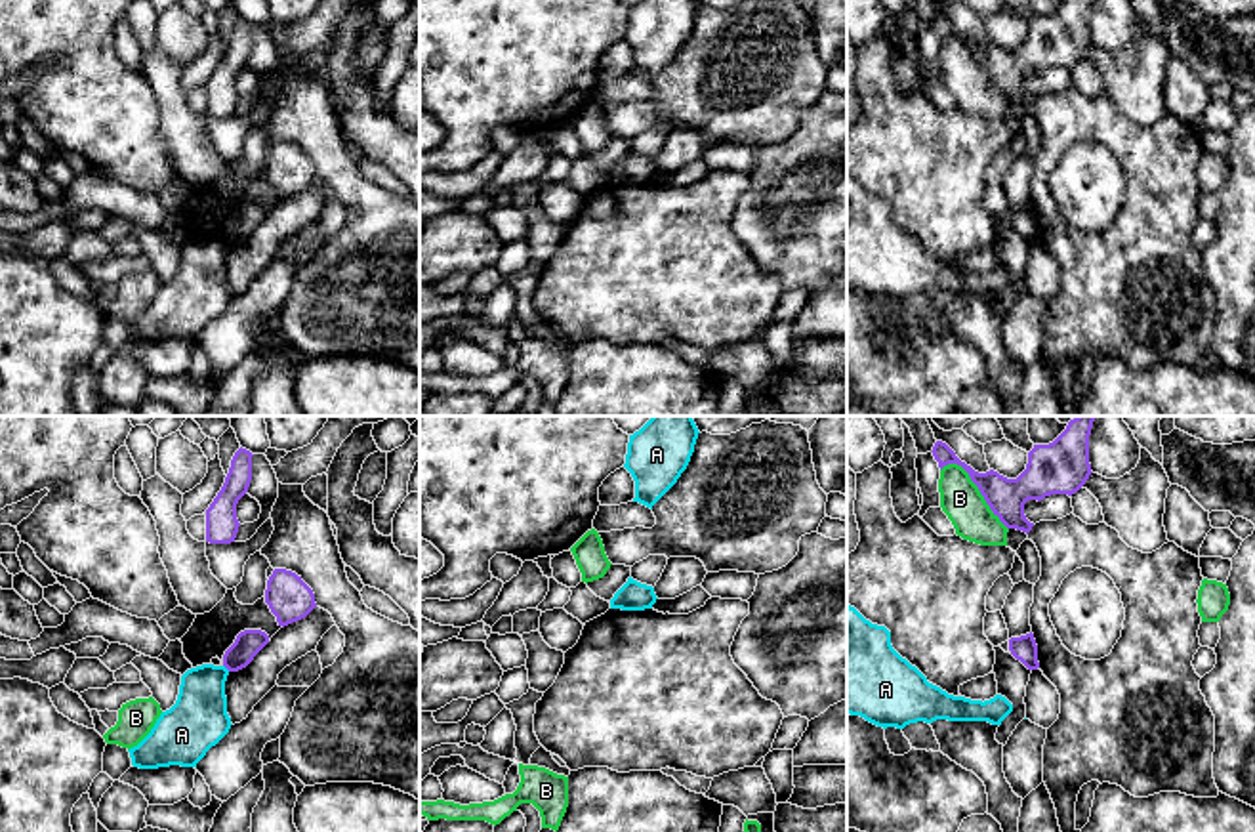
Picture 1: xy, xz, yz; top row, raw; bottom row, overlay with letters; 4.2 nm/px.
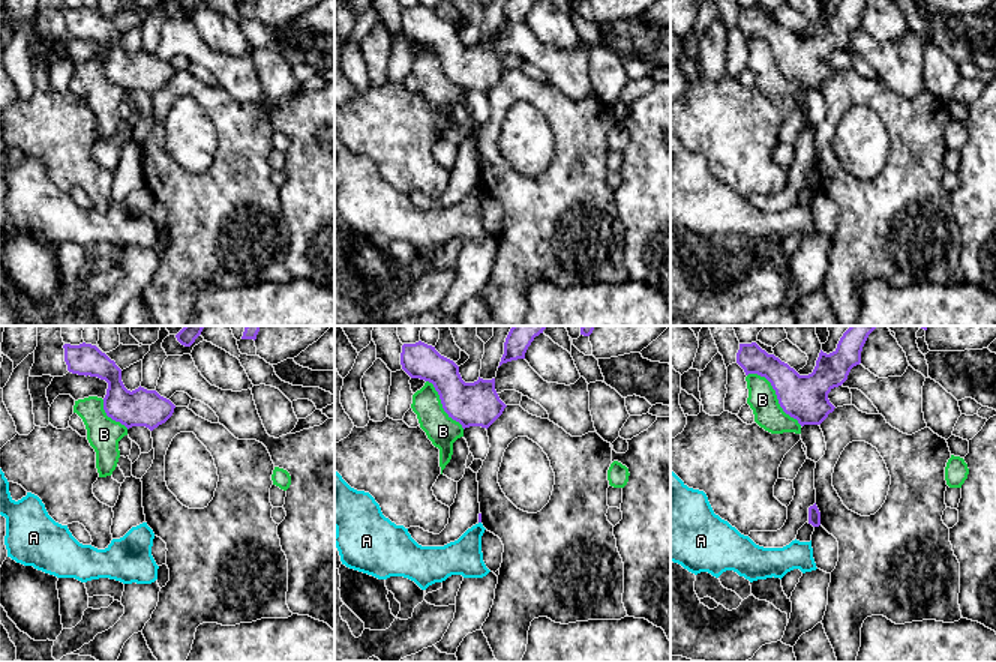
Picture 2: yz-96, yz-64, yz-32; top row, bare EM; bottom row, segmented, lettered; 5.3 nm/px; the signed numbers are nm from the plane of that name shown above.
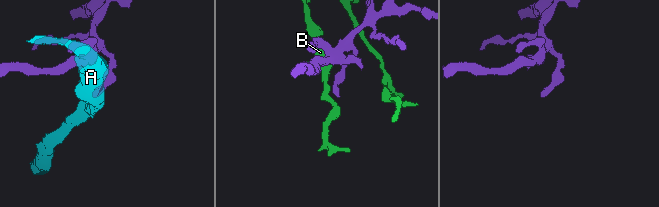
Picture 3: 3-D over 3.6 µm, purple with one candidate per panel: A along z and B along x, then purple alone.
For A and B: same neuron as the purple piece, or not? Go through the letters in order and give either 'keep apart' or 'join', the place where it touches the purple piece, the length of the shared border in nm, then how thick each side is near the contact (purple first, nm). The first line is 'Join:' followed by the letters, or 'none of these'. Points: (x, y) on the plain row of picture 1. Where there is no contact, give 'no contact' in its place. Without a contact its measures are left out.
Join: none of these
A: keep apart; meets purple in xy at (227, 241); contact 40 nm long; 110 nm thick on the purple side, 240 nm on the other
B: keep apart; meets purple in yz at (979, 62); contact 380 nm long; 160 nm thick on the purple side, 180 nm on the other

